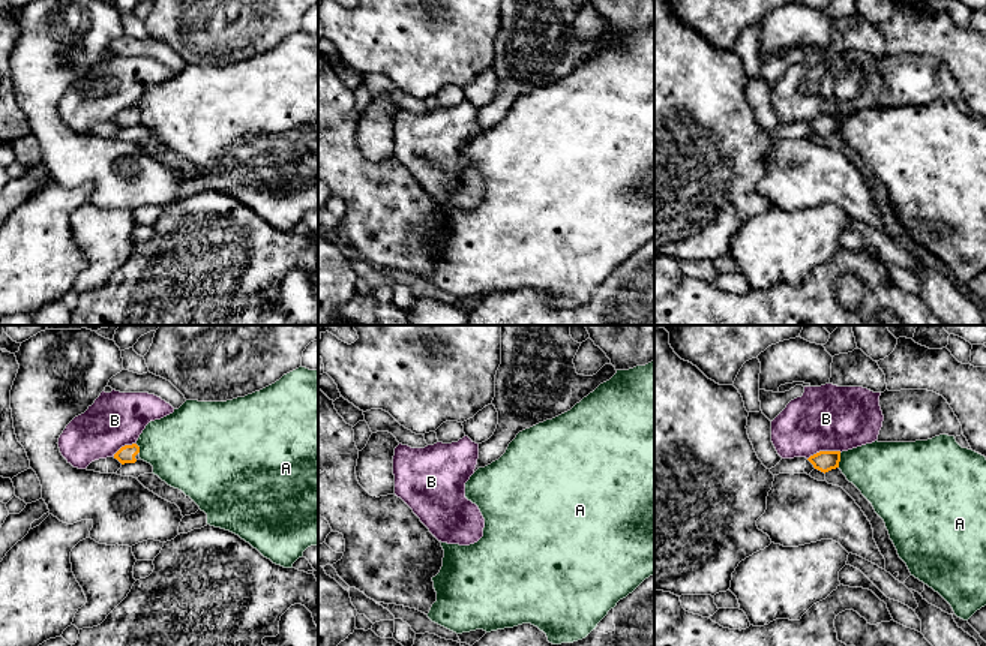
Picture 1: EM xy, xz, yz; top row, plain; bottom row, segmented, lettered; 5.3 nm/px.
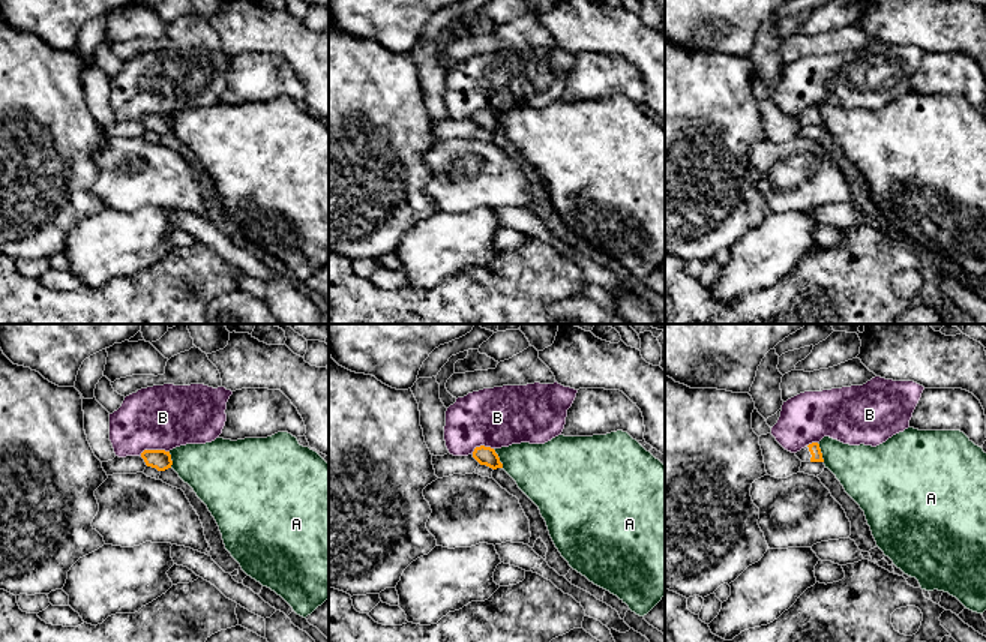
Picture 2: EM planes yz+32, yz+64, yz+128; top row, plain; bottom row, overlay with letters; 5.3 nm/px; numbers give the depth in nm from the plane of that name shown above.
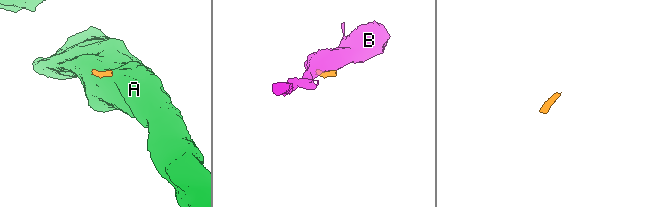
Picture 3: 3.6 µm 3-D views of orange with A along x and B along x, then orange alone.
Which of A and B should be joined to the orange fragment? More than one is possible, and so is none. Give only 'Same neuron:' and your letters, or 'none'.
Same neuron: none

